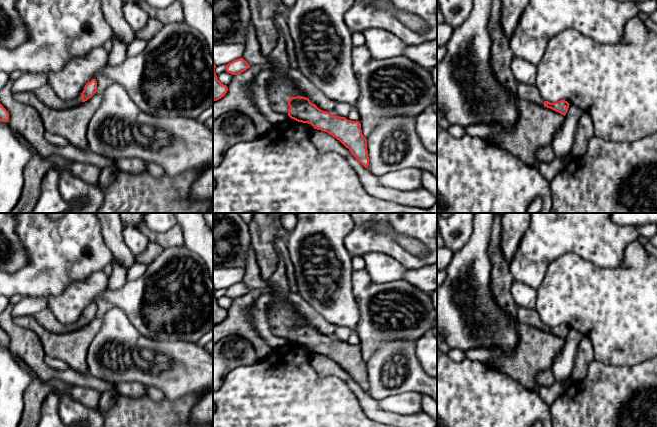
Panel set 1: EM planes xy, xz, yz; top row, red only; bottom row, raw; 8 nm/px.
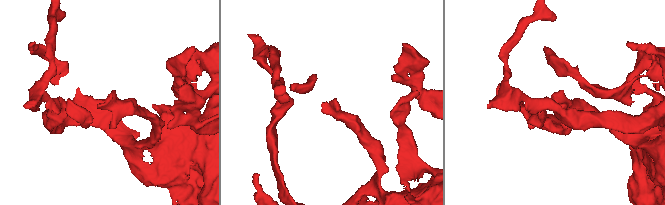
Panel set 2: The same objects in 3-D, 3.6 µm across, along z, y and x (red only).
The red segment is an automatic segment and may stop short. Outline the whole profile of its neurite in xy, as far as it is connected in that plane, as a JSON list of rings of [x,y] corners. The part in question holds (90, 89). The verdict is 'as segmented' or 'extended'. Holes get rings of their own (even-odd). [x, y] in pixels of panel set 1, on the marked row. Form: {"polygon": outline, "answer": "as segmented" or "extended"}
{"polygon": [[[92,79],[90,82],[86,83],[81,93],[77,95],[74,99],[68,101],[62,100],[60,97],[58,97],[48,83],[33,91],[33,93],[44,105],[57,110],[77,106],[82,102],[85,102],[90,99],[96,92],[96,79]]], "answer": "extended"}

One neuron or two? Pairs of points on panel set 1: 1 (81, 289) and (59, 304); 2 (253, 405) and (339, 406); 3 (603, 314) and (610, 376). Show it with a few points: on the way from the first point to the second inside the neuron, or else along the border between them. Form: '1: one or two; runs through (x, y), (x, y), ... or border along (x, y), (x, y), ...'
1: one; runs through (76, 294), (64, 304)
2: one; runs through (274, 405), (318, 406)
3: two; border along (594, 358), (608, 365), (633, 366)

